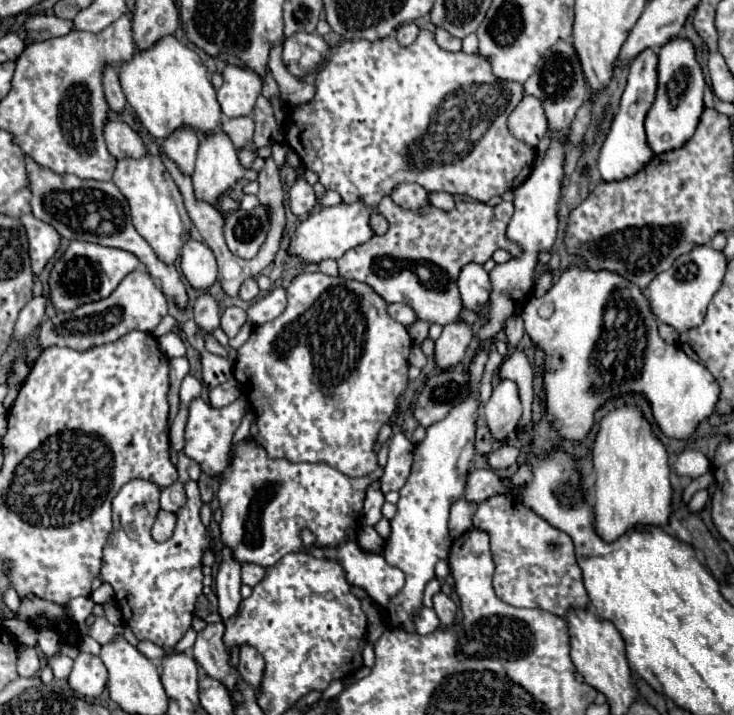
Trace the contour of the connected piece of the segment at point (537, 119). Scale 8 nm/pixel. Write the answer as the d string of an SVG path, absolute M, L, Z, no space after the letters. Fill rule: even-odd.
M525 95L509 117L509 131L527 145L537 147L541 137L547 133L547 119L541 101Z

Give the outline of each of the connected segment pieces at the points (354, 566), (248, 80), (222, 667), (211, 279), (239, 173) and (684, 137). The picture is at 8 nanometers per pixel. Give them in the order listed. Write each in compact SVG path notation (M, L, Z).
M303 531L301 537L303 537L303 543L305 543L305 547L309 547L309 553L311 553L313 557L327 557L327 559L341 561L341 565L343 565L345 571L347 571L347 581L349 581L351 585L355 585L355 587L365 589L367 595L371 595L381 607L385 607L385 605L391 601L391 597L395 597L395 595L401 591L401 587L403 587L403 583L405 583L405 575L403 575L401 569L389 565L381 553L367 553L367 551L363 551L355 541L347 541L347 543L343 543L339 549L321 549L321 547L311 547L311 545L313 545L313 539L315 539L315 537L311 535L311 531Z
M225 65L223 69L223 85L217 91L217 101L221 111L227 117L241 117L253 111L255 99L259 97L263 87L263 79L249 71L247 67Z
M211 623L203 631L199 631L197 641L193 645L193 657L209 677L221 679L229 695L233 695L237 689L237 683L241 681L241 675L229 663L231 657L223 643L223 633L225 633L223 623Z
M189 239L181 249L181 271L195 289L209 289L217 281L213 251L197 239Z
M221 129L205 135L201 139L201 143L199 143L197 165L195 165L195 173L193 173L193 187L195 187L197 199L205 199L209 203L215 203L221 193L225 193L237 179L242 178L255 181L258 178L258 173L253 169L243 167L239 163L237 149L233 147L233 141L229 139L229 135L225 131L221 131Z
M673 39L659 51L659 65L657 65L657 95L655 103L651 105L647 117L645 117L645 135L647 145L653 153L665 153L673 151L681 145L685 145L693 131L697 129L699 117L703 113L703 91L705 91L705 79L701 65L695 59L695 51L691 41L687 39Z

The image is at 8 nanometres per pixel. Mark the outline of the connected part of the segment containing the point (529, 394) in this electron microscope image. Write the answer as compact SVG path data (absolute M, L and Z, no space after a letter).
M515 349L513 355L509 355L501 369L499 369L501 379L511 379L519 385L519 397L523 403L523 417L519 425L529 425L531 423L531 403L533 403L533 369L531 369L531 361L529 357Z

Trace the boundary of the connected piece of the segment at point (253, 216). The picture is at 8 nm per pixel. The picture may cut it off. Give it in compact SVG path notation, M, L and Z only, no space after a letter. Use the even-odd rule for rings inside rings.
M257 205L253 211L237 209L225 219L225 239L231 249L241 259L253 259L263 245L269 231L269 209Z

